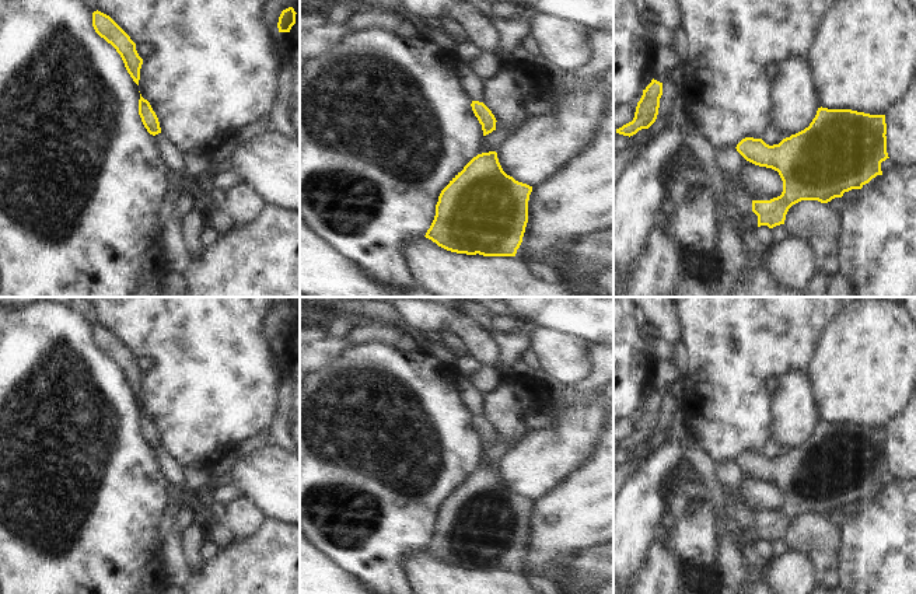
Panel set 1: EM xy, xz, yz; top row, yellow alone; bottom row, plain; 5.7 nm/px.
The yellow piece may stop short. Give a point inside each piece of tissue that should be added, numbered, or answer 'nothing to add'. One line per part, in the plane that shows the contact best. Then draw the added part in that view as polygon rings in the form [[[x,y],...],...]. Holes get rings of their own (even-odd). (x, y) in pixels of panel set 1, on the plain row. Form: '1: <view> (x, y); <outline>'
1: yz (750, 533); [[[751,524],[742,528],[747,544],[755,545],[758,542],[758,530]]]

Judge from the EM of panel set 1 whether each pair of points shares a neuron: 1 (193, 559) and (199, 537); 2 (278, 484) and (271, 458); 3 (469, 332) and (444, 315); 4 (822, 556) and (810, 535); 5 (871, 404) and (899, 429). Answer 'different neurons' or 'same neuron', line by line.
1: same neuron
2: same neuron
3: same neuron
4: same neuron
5: different neurons

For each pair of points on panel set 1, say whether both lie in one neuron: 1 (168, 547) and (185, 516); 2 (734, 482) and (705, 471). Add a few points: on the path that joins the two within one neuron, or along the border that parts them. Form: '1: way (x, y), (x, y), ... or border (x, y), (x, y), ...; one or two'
1: border (174, 519), (175, 527), (181, 533); two
2: border (716, 465), (716, 474), (726, 485); two

